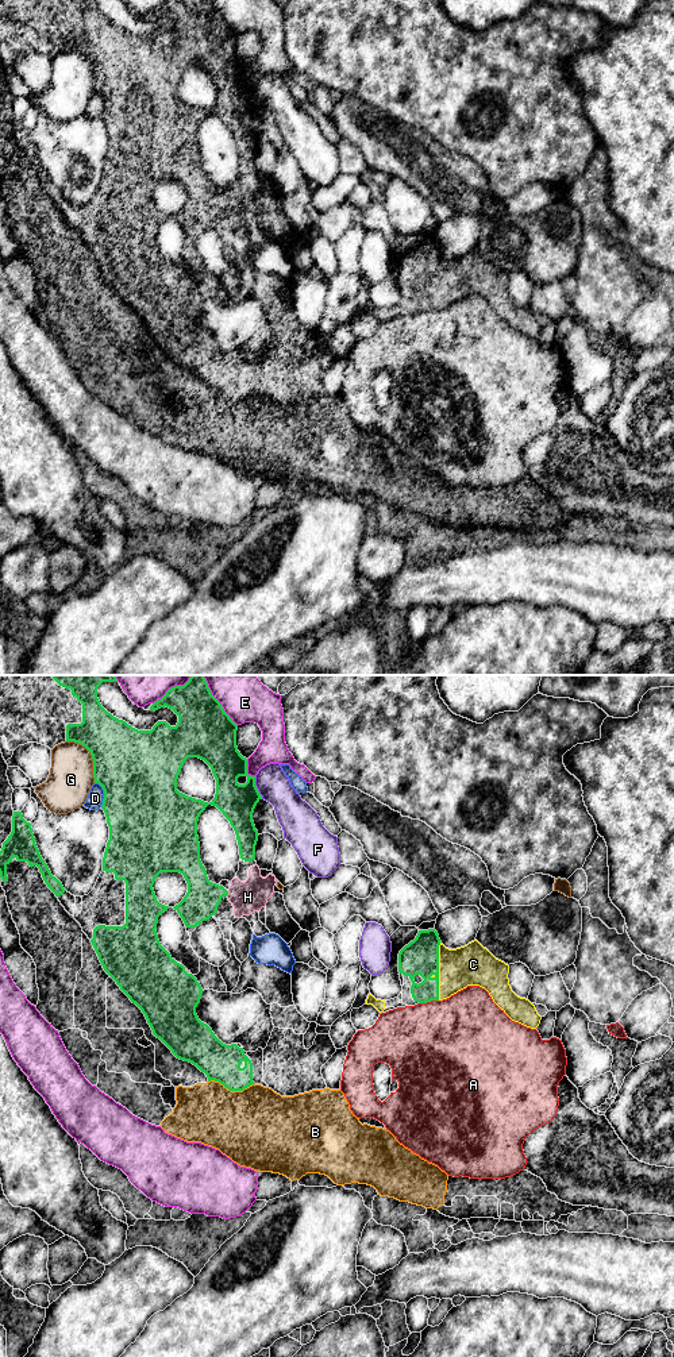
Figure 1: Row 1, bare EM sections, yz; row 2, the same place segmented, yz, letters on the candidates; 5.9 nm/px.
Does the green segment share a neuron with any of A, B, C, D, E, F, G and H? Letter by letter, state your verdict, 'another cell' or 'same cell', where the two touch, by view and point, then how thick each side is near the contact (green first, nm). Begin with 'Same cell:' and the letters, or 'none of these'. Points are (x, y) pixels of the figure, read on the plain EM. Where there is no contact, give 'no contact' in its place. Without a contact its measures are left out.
Same cell: C, H
A: another cell; meets green in yz at (428, 309); 180 nm thick on the green side, 500 nm on the other
B: another cell; meets green in yz at (231, 398); 220 nm thick on the green side, 440 nm on the other
C: same cell; meets green in yz at (438, 280); 220 nm thick on the green side, 240 nm on the other
D: another cell; meets green in yz at (104, 103); 480 nm thick on the green side, 100 nm on the other
E: another cell; meets green in yz at (223, 18); 320 nm thick on the green side, 200 nm on the other
F: another cell; meets green in yz at (255, 96); 220 nm thick on the green side, 190 nm on the other
G: another cell; meets green in yz at (92, 65); 440 nm thick on the green side, 260 nm on the other
H: same cell; meets green in yz at (227, 203); 200 nm thick on the green side, 190 nm on the other

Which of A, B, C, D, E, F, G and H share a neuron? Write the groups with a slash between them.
A / B / C H / D / E / F / G

